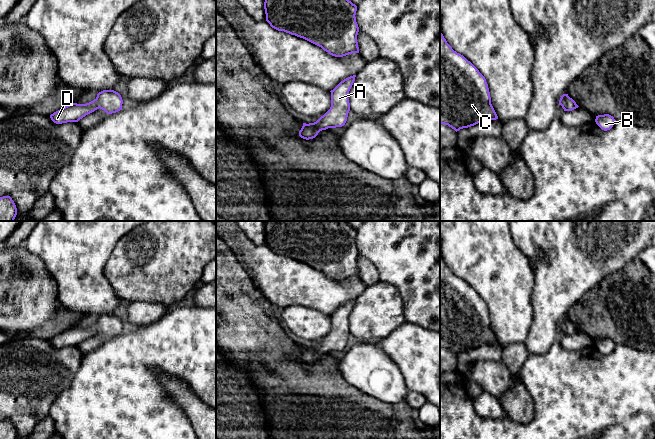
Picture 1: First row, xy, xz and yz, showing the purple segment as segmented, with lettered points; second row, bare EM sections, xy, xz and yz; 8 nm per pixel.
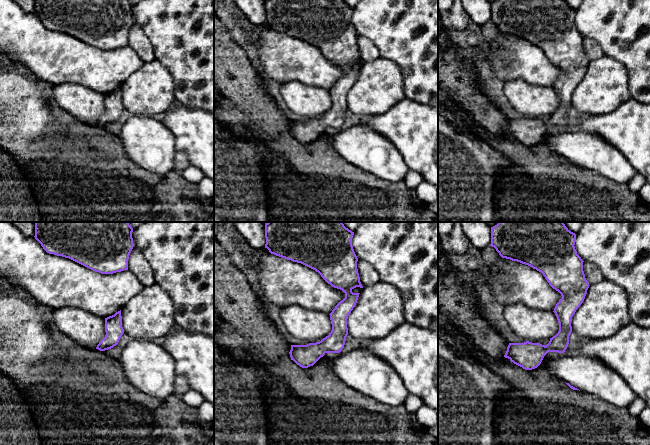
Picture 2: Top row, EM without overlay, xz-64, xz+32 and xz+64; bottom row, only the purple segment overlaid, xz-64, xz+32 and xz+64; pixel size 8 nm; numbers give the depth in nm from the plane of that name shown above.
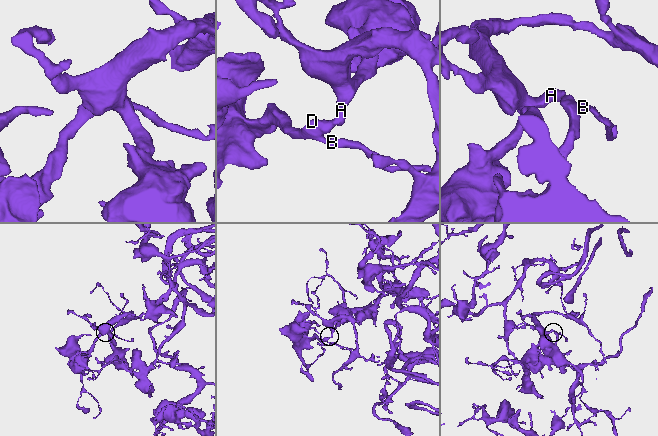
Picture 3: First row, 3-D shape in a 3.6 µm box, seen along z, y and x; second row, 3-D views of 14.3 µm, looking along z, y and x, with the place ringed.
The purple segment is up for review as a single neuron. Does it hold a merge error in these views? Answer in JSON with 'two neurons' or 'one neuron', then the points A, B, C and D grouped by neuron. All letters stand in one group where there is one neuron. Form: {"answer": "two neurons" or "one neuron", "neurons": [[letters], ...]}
{"answer": "one neuron", "neurons": [["A", "B", "C", "D"]]}

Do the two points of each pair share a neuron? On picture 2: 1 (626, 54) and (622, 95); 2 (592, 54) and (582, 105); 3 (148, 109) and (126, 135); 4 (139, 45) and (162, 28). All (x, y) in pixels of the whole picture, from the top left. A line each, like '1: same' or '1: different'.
1: different
2: different
3: different
4: different

